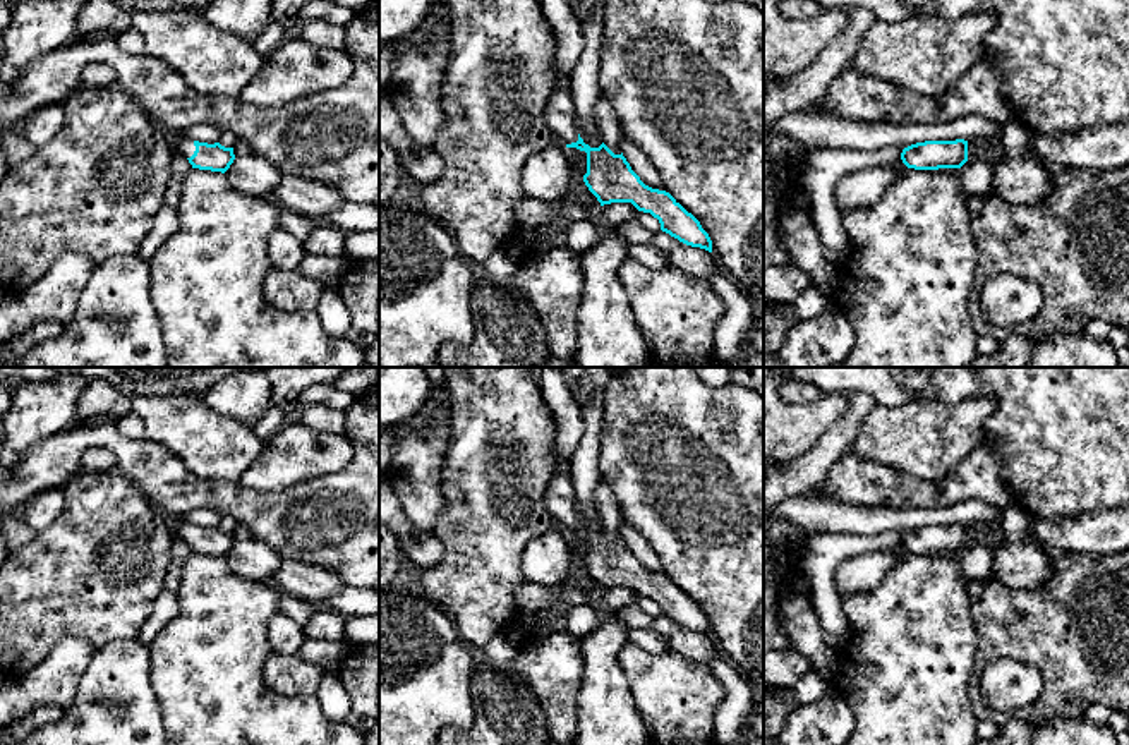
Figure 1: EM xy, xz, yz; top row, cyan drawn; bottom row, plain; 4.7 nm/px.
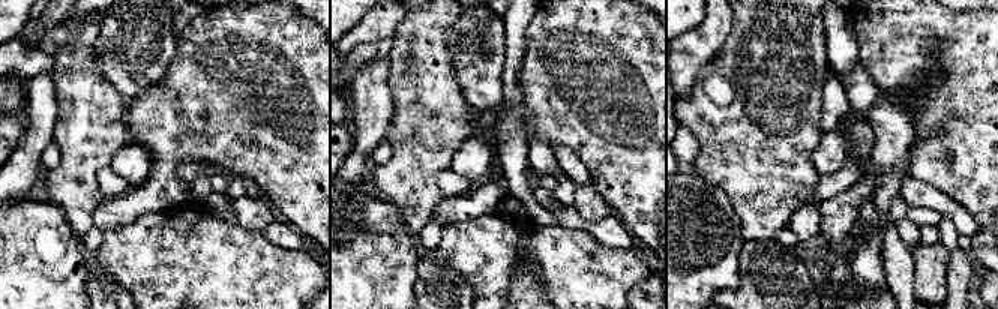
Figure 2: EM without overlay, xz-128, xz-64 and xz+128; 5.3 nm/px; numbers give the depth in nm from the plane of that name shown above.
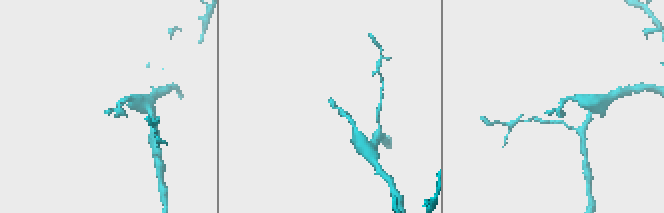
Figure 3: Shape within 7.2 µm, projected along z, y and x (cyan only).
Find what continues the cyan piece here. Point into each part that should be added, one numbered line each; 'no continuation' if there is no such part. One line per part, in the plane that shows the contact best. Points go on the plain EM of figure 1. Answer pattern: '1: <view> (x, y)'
1: xy (182, 529)

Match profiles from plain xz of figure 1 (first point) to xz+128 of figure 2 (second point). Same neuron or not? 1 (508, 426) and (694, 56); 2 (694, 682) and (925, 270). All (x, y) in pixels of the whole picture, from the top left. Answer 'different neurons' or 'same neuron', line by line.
1: different neurons
2: same neuron

